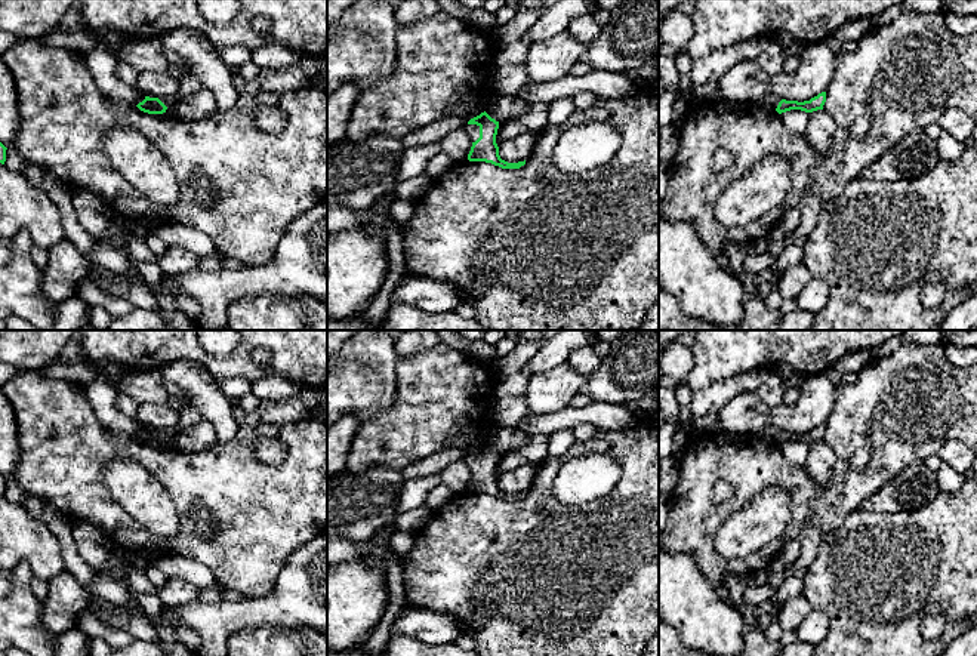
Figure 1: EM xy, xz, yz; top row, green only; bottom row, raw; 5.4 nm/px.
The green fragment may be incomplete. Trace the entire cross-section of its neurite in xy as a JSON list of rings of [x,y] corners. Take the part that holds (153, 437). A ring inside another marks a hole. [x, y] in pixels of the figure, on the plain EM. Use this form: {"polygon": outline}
{"polygon": [[[145,428],[142,434],[136,437],[141,443],[148,446],[163,446],[167,438],[158,429]]]}

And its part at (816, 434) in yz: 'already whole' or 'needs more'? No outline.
already whole

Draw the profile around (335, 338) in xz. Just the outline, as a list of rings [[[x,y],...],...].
[[[327,330],[327,360],[358,330]]]

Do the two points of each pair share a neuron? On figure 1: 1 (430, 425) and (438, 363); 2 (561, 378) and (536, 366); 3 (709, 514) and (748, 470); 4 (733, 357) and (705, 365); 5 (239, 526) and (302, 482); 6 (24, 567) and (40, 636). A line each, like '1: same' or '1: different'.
1: same
2: different
3: same
4: same
5: same
6: same

